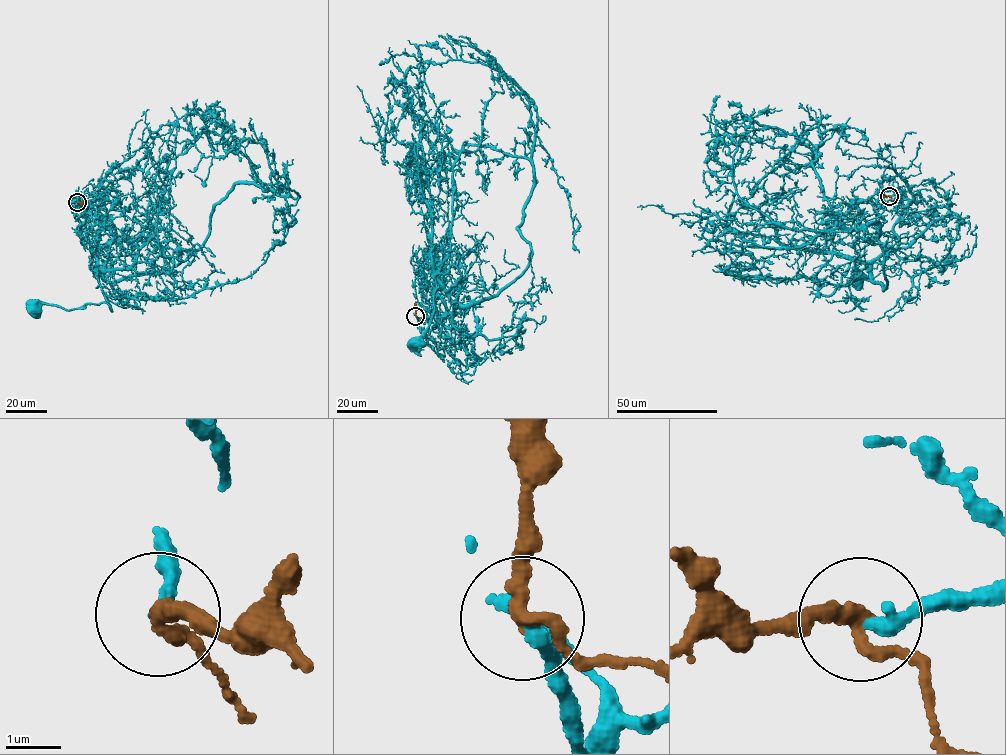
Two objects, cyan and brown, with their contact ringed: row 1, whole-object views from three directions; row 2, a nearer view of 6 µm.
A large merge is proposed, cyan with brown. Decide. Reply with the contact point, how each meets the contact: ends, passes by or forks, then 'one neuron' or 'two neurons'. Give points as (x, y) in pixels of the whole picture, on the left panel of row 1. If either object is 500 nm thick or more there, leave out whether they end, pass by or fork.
at (77, 202); cyan ends there; brown passes by; one neuron

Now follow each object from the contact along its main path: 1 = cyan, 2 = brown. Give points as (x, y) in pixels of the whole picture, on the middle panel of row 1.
1: (415, 315), (425, 329), (451, 328), (445, 291), (460, 270), (436, 276), (430, 324), (414, 344)
2: (415, 315), (415, 302)

